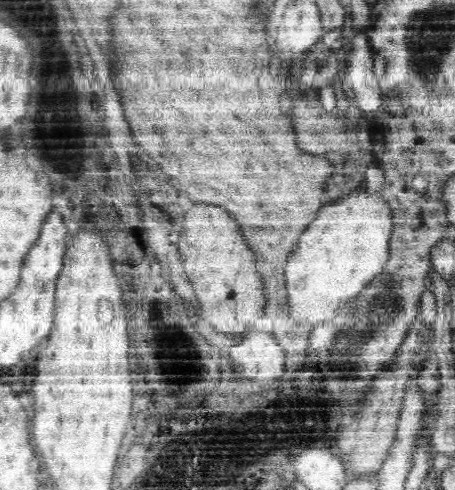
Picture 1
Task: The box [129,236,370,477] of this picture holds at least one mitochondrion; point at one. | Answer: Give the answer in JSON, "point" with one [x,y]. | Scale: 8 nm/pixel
{"point":[173,350]}

